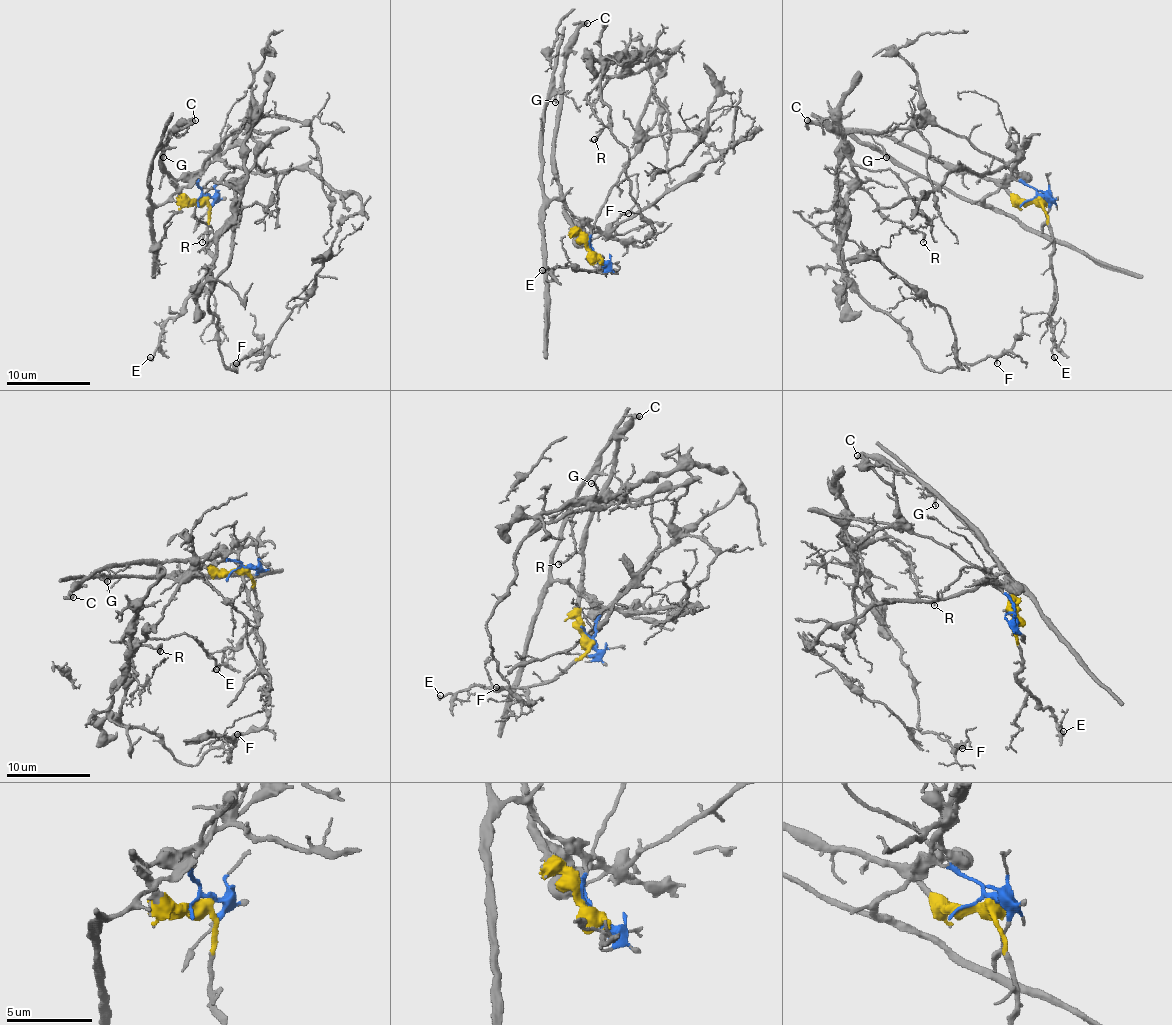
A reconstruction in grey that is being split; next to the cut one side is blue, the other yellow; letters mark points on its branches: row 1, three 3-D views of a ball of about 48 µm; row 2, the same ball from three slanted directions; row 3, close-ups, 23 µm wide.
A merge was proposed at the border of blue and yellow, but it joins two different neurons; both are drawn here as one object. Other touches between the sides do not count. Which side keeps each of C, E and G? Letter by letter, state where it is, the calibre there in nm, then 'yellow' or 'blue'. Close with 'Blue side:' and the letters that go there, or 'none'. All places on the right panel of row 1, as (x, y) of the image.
C: at (807, 120); 320 nm thick; yellow
E: at (1054, 357); 220 nm thick; yellow
G: at (886, 157); 130 nm thick; yellow
Blue side: none

